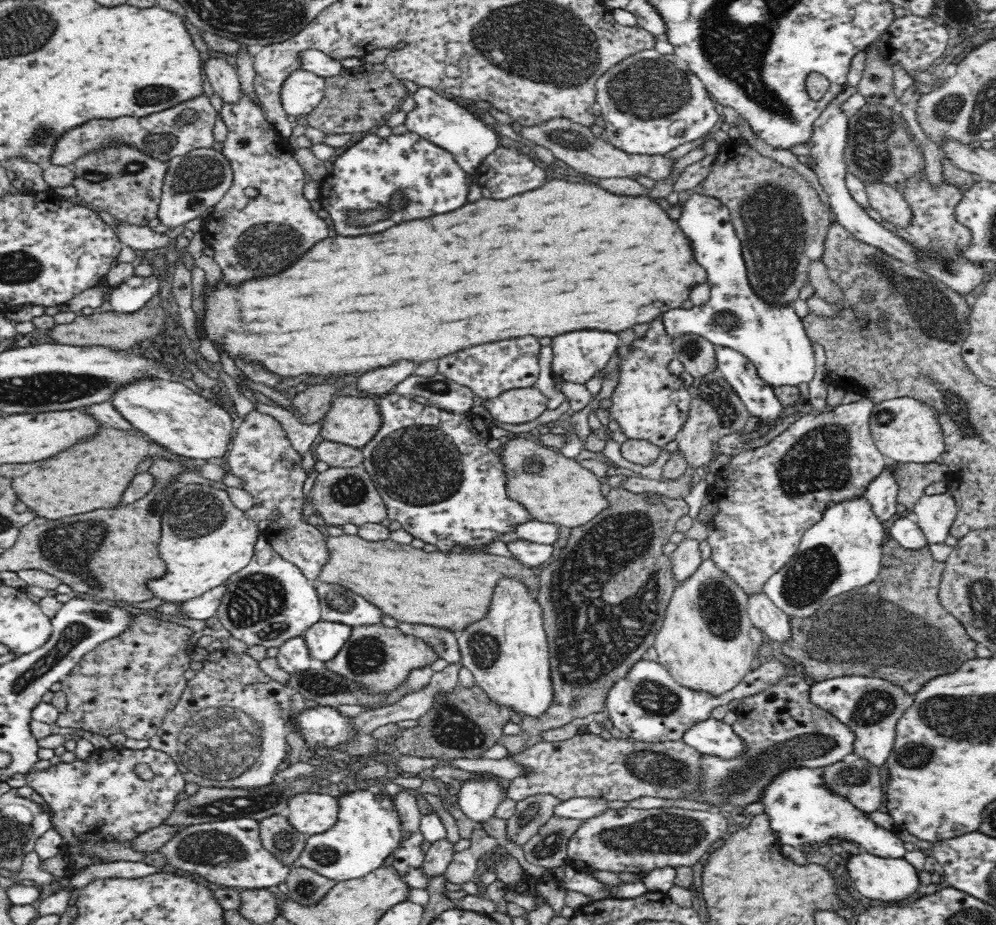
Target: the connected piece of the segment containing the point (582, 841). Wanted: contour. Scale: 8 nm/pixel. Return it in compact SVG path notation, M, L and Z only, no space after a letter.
M608 808L582 820L568 841L566 864L581 872L610 870L636 875L655 868L691 867L710 852L714 840L730 831L727 820L713 810Z

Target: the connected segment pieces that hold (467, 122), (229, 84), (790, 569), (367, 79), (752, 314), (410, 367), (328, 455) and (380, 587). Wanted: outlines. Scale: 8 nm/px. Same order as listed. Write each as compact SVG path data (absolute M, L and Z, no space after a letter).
M420 87L413 94L415 106L406 113L404 123L408 131L419 134L428 142L448 151L458 166L470 175L475 168L499 145L499 134L486 120L478 120L468 110L446 99L444 94L431 88Z
M209 57L203 61L204 74L212 88L223 101L235 103L241 95L240 80L236 75L236 67L221 57Z
M866 494L833 502L823 510L820 520L804 532L791 559L762 589L788 616L816 615L834 595L871 583L879 575L886 533L884 521L876 515Z
M365 63L360 69L342 70L334 76L323 77L323 81L323 99L306 115L306 124L322 130L325 135L350 134L377 128L398 110L398 102L408 96L403 81L396 78L384 63Z
M694 193L682 208L678 220L690 242L694 260L706 270L710 297L691 309L674 310L664 317L670 338L680 333L697 334L712 345L726 347L748 357L766 383L790 385L812 382L814 378L814 346L808 339L803 318L809 311L807 302L797 297L791 303L770 303L756 294L750 285L740 240L734 233L727 209L714 197Z
M402 360L400 364L392 364L386 368L376 368L372 372L359 375L355 382L356 390L367 392L368 396L376 394L378 396L387 394L399 382L402 382L407 376L410 376L415 369L416 364Z
M329 440L313 445L312 455L332 468L356 468L363 464L363 452L359 448L346 446Z
M360 535L324 536L328 560L320 567L317 579L339 584L363 596L401 623L430 624L458 633L485 615L496 580L518 575L532 591L539 590L538 576L530 567L514 559L489 553L427 552L410 544L382 540L368 542Z

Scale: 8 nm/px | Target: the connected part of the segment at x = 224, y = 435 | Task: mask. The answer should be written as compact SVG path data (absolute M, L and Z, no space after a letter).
M168 376L138 377L127 383L121 384L109 398L110 404L120 413L124 420L128 421L135 430L143 434L147 440L151 440L161 448L165 448L168 452L176 456L188 458L199 458L206 461L208 458L216 458L225 461L227 453L230 432L232 432L232 423L234 423L234 415L224 411L224 407L219 407L210 400L194 393L179 381L170 381Z

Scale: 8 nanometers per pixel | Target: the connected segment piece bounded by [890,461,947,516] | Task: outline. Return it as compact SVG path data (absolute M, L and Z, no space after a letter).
M890 461L891 464L896 465L896 481L899 485L899 494L897 502L905 506L908 514L912 516L915 504L925 495L925 490L935 482L944 481L947 473L947 467L943 464L934 461L931 463L896 463Z

